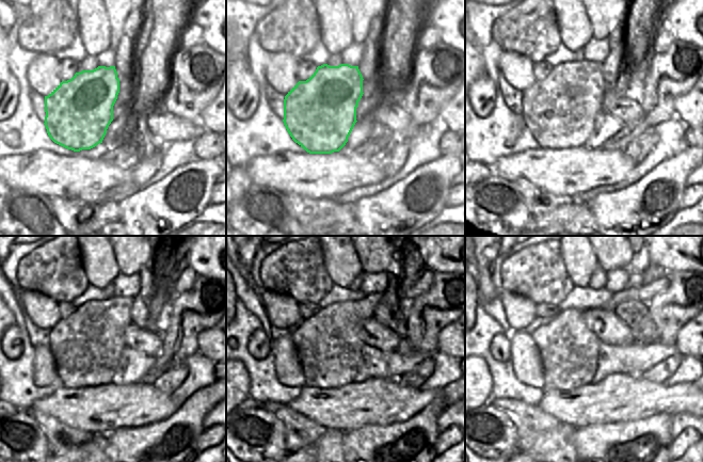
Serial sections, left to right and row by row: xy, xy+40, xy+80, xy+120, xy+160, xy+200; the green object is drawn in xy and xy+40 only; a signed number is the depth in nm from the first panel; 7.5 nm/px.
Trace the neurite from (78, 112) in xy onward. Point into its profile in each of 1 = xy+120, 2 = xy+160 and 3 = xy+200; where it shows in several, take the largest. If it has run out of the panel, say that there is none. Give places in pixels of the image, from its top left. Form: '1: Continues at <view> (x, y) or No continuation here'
1: Continues at xy+120 (85, 346)
2: Continues at xy+160 (329, 349)
3: Continues at xy+200 (569, 350)

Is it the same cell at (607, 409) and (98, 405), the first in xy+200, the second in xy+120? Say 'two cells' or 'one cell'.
one cell

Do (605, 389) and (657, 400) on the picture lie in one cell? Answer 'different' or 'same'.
same

